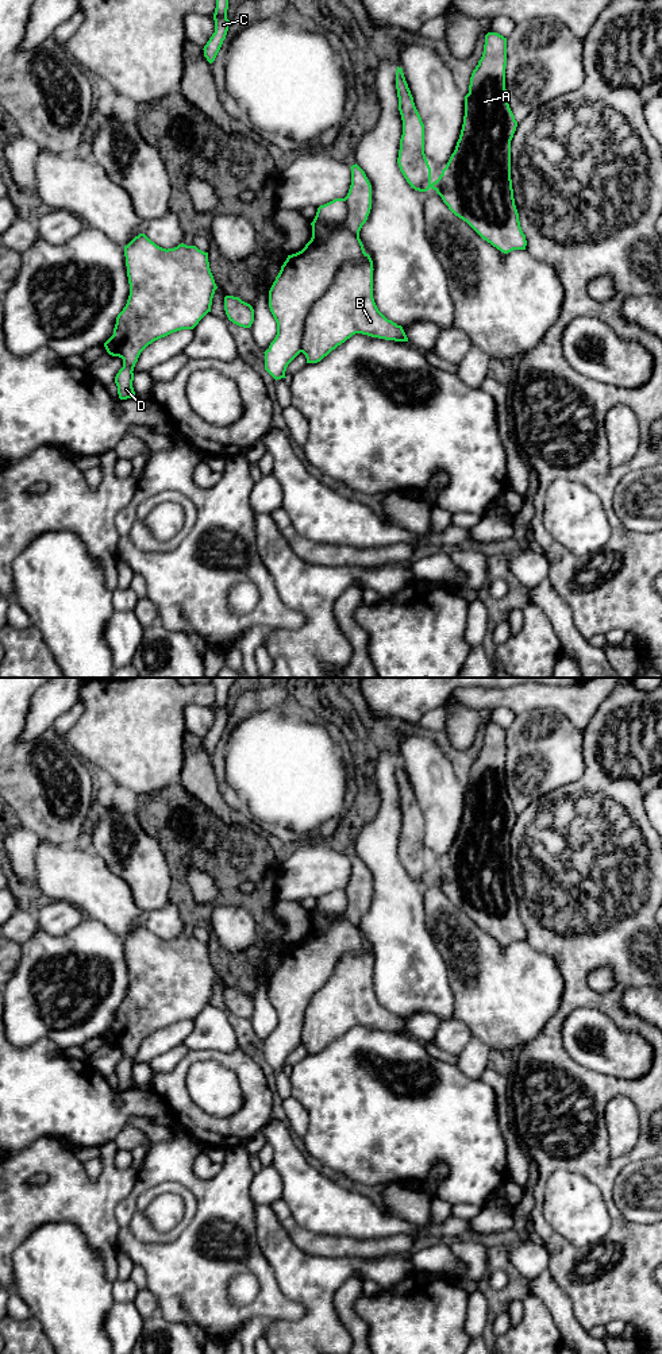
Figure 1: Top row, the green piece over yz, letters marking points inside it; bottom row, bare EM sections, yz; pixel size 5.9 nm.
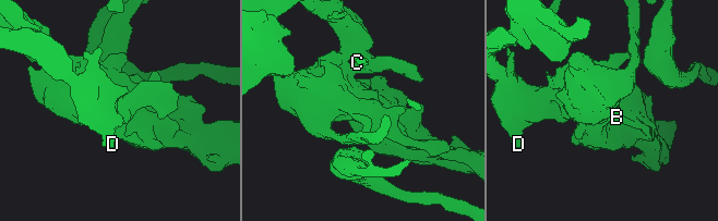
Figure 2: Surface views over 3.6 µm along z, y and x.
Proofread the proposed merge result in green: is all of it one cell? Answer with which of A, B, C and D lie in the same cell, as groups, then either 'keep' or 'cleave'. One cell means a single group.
A B C D | keep

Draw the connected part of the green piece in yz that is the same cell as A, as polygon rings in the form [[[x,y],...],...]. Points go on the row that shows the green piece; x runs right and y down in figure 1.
[[[485,35],[484,53],[465,96],[459,139],[439,178],[431,181],[424,154],[424,124],[403,69],[396,70],[403,135],[397,163],[419,192],[434,189],[449,209],[504,254],[526,250],[511,180],[511,140],[517,121],[505,89],[507,38]]]

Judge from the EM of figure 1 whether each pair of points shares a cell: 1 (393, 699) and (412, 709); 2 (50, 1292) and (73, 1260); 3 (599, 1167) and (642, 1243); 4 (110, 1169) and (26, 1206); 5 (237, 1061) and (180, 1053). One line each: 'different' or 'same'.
1: same
2: same
3: same
4: same
5: different

